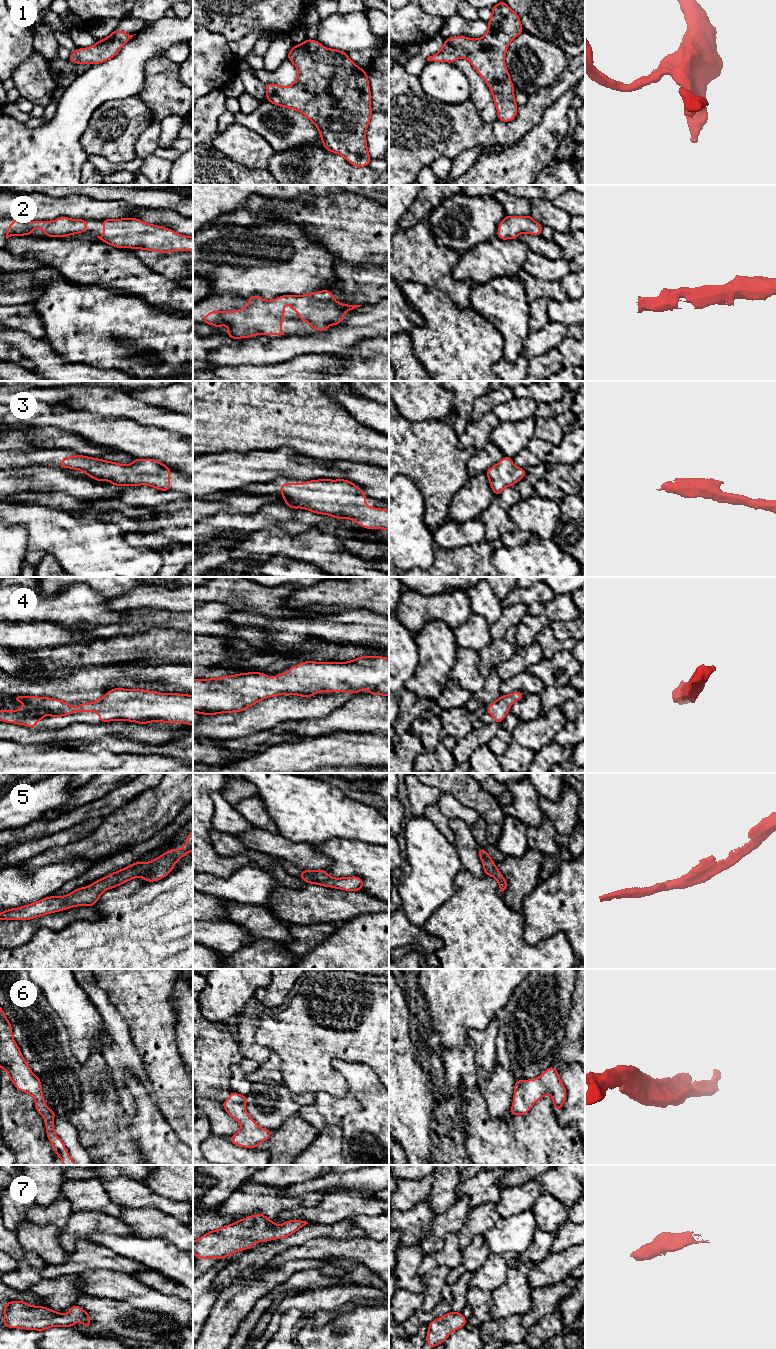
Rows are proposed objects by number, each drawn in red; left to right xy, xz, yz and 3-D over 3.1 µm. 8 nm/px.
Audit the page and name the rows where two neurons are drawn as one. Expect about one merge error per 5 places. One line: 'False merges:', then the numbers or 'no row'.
False merges: no row

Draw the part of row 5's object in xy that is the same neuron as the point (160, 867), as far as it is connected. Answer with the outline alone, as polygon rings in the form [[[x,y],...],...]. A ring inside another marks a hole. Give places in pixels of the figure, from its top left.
[[[193,831],[187,835],[186,844],[181,849],[168,850],[150,862],[136,861],[93,882],[90,886],[77,888],[68,895],[49,896],[25,906],[4,910],[0,913],[0,920],[31,920],[76,906],[93,907],[104,891],[120,886],[133,878],[143,877],[146,882],[163,879],[173,870],[175,863],[191,851],[193,851]]]

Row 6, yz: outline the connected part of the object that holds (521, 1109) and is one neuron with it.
[[[554,1066],[546,1069],[538,1078],[515,1080],[510,1114],[526,1115],[545,1094],[552,1097],[554,1109],[558,1112],[566,1100],[567,1093]]]

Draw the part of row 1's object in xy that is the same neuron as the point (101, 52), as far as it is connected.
[[[120,30],[113,31],[107,38],[99,40],[88,48],[78,48],[70,54],[69,61],[76,64],[100,64],[114,56],[134,35]],[[134,34],[136,35],[136,34]]]

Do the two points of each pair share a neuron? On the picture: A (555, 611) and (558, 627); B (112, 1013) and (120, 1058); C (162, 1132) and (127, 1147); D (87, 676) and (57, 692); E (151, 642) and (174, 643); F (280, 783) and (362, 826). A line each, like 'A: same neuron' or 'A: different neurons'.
A: different neurons
B: same neuron
C: different neurons
D: same neuron
E: same neuron
F: same neuron

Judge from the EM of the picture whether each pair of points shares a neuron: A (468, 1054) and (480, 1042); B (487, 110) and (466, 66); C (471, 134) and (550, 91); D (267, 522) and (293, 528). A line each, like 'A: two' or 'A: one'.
A: two
B: one
C: one
D: one

